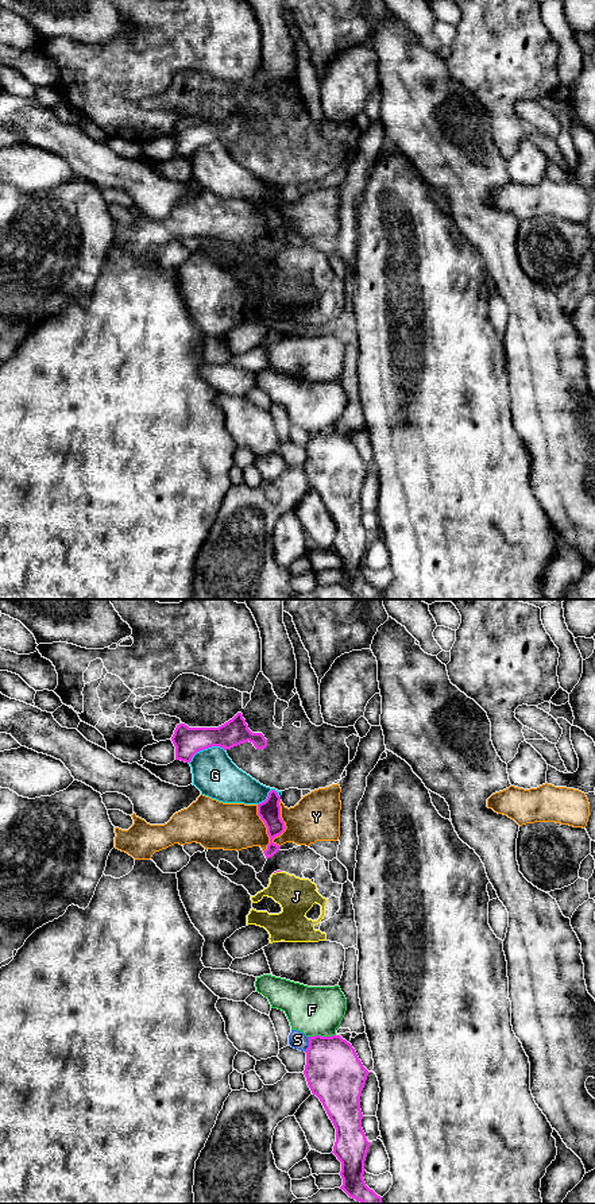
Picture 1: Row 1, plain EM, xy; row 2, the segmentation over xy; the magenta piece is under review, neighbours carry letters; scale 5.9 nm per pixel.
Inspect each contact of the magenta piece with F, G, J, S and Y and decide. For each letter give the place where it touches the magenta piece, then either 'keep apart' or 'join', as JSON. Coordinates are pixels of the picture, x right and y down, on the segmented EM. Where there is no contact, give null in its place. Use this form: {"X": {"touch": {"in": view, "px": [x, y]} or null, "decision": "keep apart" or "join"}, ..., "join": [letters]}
{"F": {"touch": {"in": "xy", "px": [320, 1035]}, "decision": "keep apart"}, "G": {"touch": {"in": "xy", "px": [205, 748]}, "decision": "keep apart"}, "J": {"touch": {"in": "xy", "px": [277, 871]}, "decision": "keep apart"}, "S": {"touch": {"in": "xy", "px": [309, 1045]}, "decision": "keep apart"}, "Y": {"touch": {"in": "xy", "px": [285, 828]}, "decision": "keep apart"}, "join": []}

